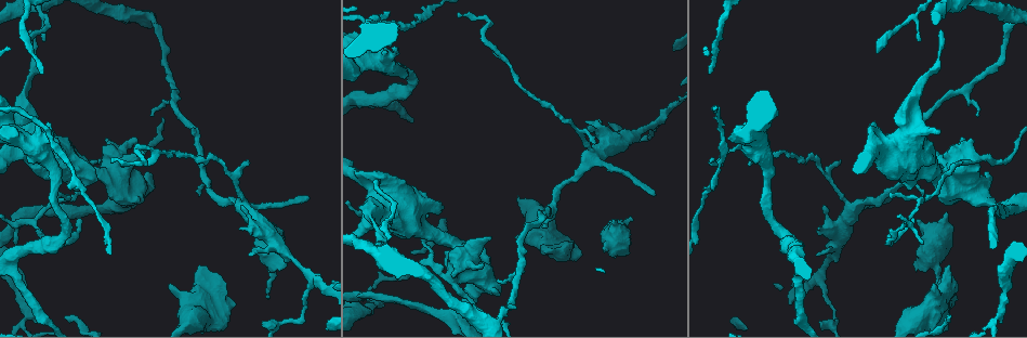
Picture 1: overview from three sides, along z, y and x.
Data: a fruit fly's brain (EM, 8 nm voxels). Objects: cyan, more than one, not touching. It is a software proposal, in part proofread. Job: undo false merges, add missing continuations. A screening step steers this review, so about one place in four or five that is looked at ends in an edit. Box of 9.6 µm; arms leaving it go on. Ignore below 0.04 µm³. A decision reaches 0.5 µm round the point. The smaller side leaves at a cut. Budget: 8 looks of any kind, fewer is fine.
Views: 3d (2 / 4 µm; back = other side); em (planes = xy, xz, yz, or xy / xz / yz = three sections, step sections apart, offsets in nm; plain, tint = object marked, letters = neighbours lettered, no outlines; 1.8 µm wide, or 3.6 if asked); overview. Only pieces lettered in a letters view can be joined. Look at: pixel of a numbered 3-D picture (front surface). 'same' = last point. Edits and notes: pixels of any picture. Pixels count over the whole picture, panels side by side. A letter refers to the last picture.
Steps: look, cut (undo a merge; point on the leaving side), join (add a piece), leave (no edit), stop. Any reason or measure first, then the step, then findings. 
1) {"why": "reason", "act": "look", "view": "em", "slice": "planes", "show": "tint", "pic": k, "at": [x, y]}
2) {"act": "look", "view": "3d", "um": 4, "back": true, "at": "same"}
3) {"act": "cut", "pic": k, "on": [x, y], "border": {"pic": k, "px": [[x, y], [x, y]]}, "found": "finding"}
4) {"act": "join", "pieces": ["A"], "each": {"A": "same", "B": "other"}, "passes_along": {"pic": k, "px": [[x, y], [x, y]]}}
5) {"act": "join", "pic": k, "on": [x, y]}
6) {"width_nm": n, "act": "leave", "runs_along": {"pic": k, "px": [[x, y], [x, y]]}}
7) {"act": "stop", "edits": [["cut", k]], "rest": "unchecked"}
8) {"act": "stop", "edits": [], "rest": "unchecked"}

{"why": "branch stops here", "act": "look", "view": "3d", "um": 4, "pic": 1, "at": [283, 268]}

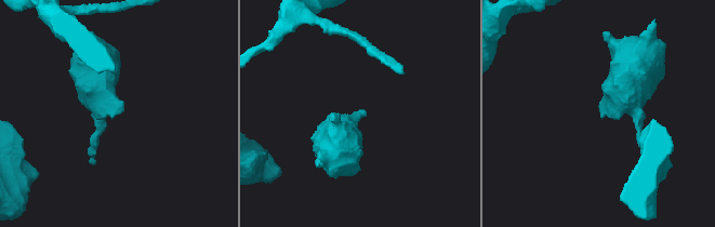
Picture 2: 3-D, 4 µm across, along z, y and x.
{"act": "look", "view": "em", "slice": "xz", "step": 16, "show": "tint", "pic": 2, "at": [121, 111]}

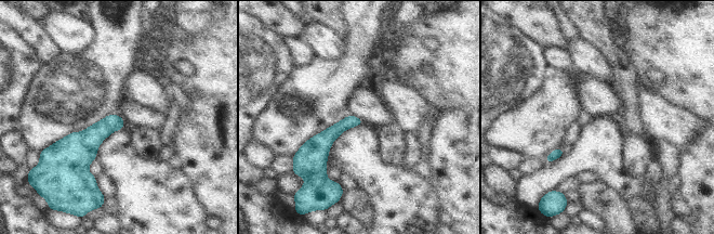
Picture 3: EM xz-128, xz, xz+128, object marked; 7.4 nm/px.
{"why": "cut it another way", "act": "look", "view": "em", "slice": "planes", "show": "letters", "at": "same"}

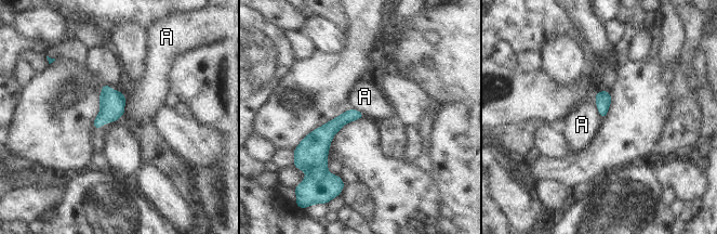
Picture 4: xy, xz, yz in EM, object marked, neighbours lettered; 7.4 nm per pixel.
{"act": "leave", "each": {"A": "other"}, "border": {"pic": 4, "px": [[124, 95], [124, 113], [121, 116]]}, "found": "no lettered piece goes on from it"}

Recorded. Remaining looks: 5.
{"why": "free end", "act": "look", "view": "em", "um": 3.6, "slice": "planes", "show": "plain", "pic": 1, "at": [575, 244]}

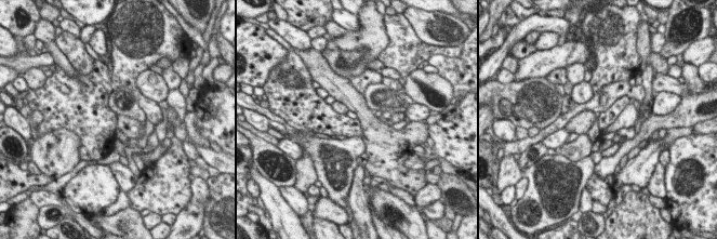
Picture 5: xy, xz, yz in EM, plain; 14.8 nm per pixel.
{"why": "what lies round it", "act": "look", "view": "em", "um": 3.6, "slice": "planes", "show": "letters", "at": "same"}

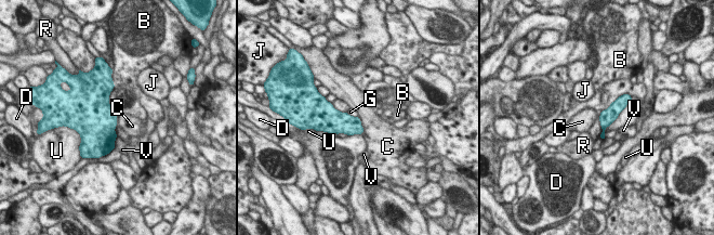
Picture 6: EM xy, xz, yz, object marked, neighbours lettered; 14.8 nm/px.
{"act": "leave", "each": {"B": "other", "C": "other", "D": "other", "G": "other", "J": "other", "R": "other", "U": "other", "V": "other"}, "border": {"pic": 6, "px": [[358, 116], [362, 133]]}, "found": "no lettered piece goes on from it"}

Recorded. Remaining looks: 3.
{"why": "free end", "act": "look", "view": "em", "slice": "planes", "show": "letters", "pic": 1, "at": [151, 116]}

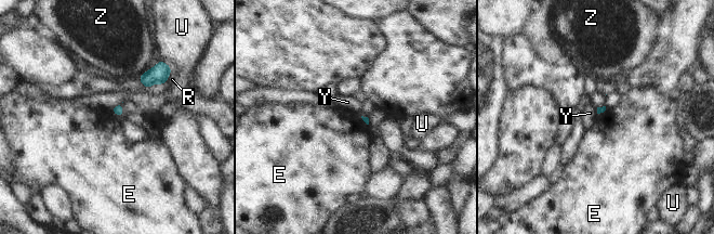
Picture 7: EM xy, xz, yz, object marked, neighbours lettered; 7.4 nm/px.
{"act": "leave", "each": {"E": "other", "R": "other", "U": "other", "Y": "other", "Z": "other"}, "border": {"pic": 7, "px": [[110, 111], [120, 117]]}, "found": "no lettered piece goes on from it"}

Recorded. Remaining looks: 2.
{"act": "stop", "edits": [], "rest": "unchecked"}

